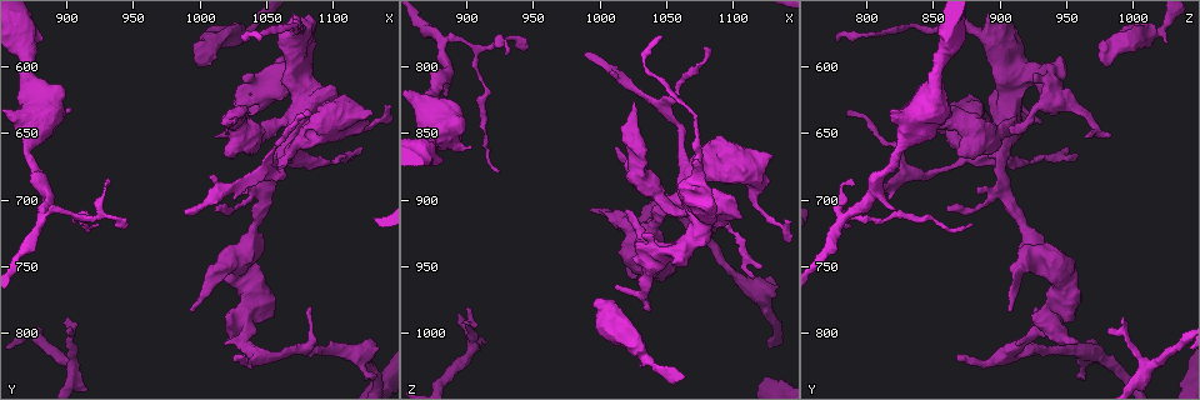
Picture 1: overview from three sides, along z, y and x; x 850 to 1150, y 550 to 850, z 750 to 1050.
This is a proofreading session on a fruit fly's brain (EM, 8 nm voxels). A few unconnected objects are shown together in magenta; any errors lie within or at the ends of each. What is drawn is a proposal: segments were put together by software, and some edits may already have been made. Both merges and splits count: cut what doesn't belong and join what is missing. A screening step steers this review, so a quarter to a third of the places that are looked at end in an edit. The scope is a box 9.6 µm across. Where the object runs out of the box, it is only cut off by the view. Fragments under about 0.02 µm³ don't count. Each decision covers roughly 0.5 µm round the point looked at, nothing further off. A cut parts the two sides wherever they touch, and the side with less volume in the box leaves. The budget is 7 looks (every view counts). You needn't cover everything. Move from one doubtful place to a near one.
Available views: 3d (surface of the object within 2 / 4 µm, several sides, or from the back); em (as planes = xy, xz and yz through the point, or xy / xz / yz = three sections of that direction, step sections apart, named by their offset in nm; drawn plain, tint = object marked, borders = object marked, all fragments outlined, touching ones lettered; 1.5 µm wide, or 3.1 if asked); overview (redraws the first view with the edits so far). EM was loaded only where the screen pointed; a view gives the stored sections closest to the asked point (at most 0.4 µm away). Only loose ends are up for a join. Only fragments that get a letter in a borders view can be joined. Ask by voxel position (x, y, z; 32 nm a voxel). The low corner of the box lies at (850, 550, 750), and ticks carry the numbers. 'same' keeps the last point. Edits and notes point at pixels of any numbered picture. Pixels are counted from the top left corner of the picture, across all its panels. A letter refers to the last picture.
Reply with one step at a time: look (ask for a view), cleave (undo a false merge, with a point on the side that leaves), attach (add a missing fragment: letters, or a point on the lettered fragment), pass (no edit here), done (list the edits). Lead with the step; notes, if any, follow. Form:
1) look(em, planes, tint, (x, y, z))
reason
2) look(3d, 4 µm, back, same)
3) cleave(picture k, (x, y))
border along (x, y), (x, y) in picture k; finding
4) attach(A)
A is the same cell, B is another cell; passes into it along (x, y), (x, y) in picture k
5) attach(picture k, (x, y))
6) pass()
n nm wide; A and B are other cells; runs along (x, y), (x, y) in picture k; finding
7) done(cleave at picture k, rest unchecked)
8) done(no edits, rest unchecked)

look(em, planes, borders, (1130, 832, 964))
free end

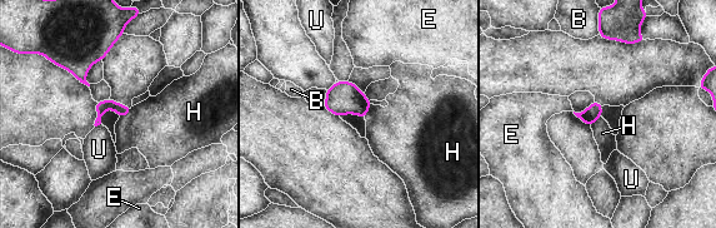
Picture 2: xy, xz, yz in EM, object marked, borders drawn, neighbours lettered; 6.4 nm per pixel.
pass()
B, E, H and U are other cells; none of them fits

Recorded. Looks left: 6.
look(3d, 4 µm, (900, 796, 982))

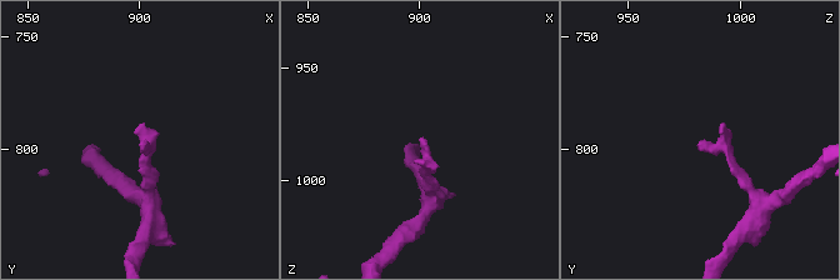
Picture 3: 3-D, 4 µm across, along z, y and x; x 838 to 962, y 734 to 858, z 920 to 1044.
look(em, planes, borders, (900, 797, 982))
now the EM

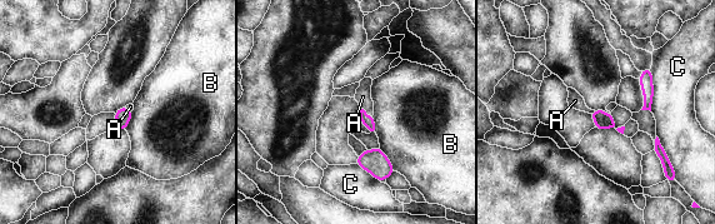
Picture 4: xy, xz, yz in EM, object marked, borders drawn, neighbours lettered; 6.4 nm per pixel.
attach(A)
C touches over 280 nm; A is the same cell, B and C are other cells; passes into it along (369, 122), (365, 113), (363, 96) in picture 4; it goes on there

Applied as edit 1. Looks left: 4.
look(3d, 4 µm, (988, 712, 790))
an open end

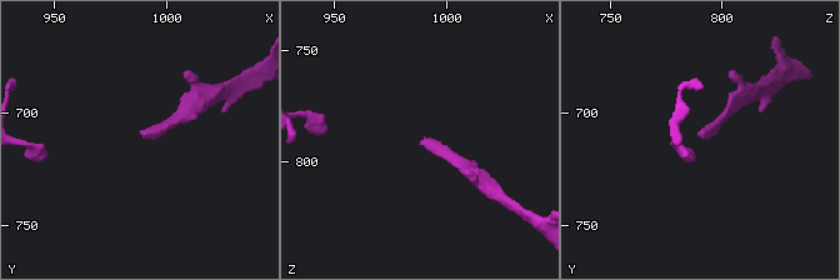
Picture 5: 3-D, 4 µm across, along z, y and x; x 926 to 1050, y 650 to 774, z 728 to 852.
look(em, planes, borders, (989, 711, 792))
need the tissue

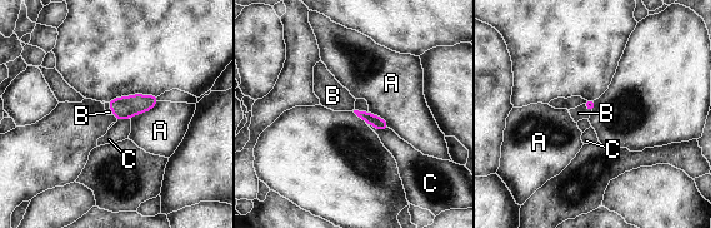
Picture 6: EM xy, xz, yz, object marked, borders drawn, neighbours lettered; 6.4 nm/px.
attach(B)
B is the same cell, A and C are other cells; it goes on there

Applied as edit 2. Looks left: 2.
done(attach at picture 4, attach at picture 6, rest unchecked)

